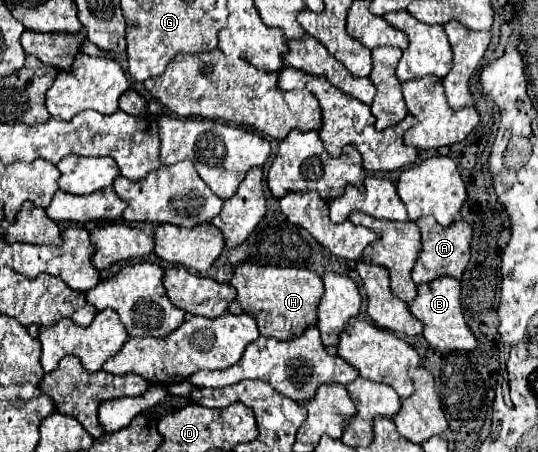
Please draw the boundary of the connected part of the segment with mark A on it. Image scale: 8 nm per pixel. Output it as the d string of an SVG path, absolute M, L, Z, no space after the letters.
M420 217L416 221L416 225L420 227L420 233L422 233L422 249L420 249L420 255L418 255L416 265L412 269L412 279L418 285L428 283L434 277L442 277L442 275L450 275L454 279L460 279L462 271L466 269L466 265L470 261L472 227L462 219L454 221L450 227L442 227L434 221L434 217Z

